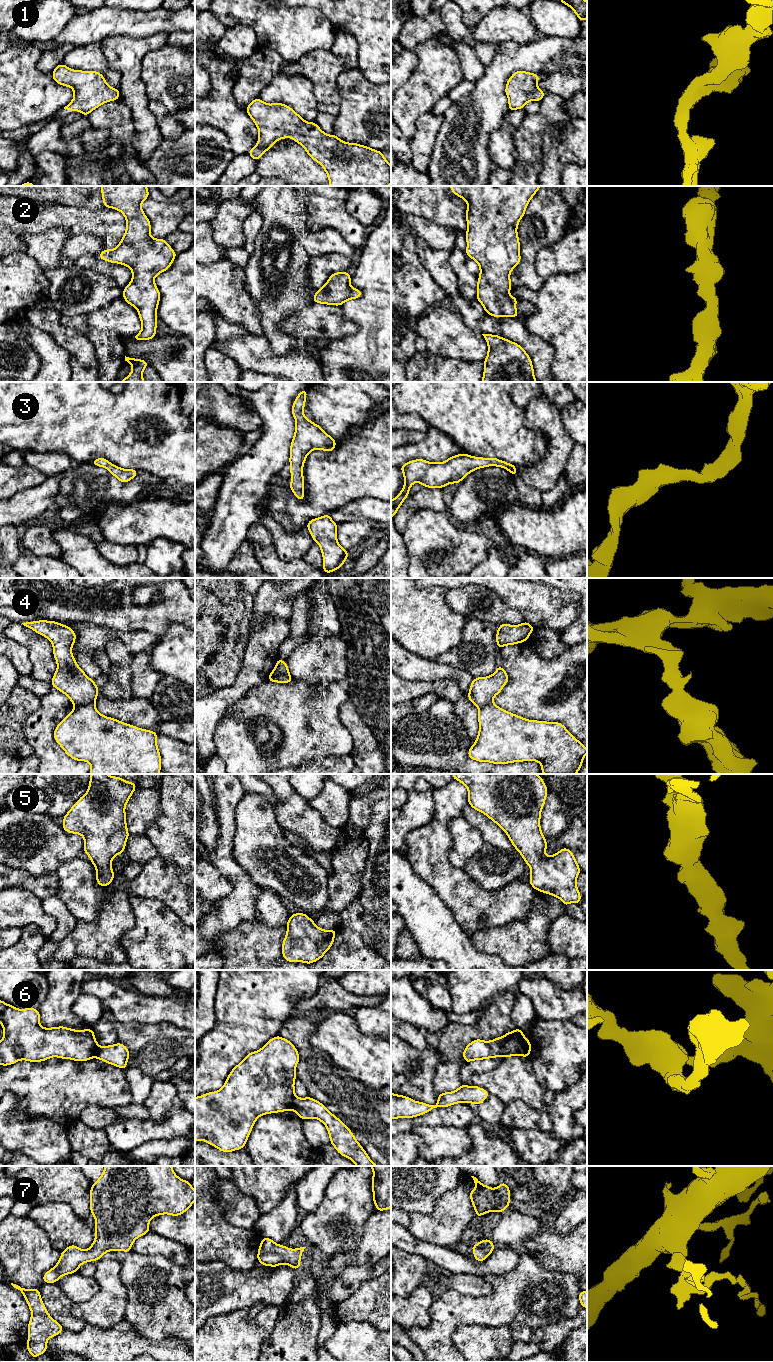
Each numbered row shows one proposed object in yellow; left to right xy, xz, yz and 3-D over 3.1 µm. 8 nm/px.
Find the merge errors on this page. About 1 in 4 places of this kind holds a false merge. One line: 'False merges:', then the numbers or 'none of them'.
False merges: 4, 6

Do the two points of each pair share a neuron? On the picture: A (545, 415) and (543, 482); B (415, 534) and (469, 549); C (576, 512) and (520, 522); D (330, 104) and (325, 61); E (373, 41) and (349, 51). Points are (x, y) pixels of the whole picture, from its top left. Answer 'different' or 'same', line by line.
A: same
B: same
C: same
D: same
E: different

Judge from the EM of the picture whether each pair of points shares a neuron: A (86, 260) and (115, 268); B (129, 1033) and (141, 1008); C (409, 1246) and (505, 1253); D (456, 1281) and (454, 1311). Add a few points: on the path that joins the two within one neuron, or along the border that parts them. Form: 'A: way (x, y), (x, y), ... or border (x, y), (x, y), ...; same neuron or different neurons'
A: way (93, 262), (108, 268); same neuron
B: border (112, 1015), (116, 1020), (123, 1022), (158, 1023); different neurons
C: way (433, 1253), (462, 1265), (481, 1267); same neuron
D: border (446, 1288), (452, 1288), (464, 1294), (478, 1295); different neurons

